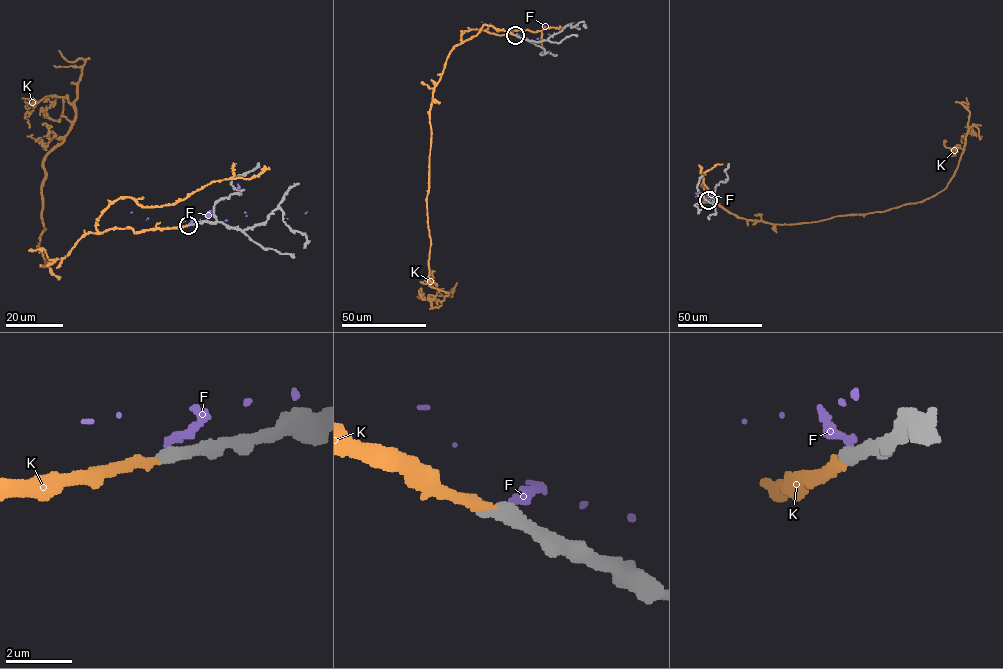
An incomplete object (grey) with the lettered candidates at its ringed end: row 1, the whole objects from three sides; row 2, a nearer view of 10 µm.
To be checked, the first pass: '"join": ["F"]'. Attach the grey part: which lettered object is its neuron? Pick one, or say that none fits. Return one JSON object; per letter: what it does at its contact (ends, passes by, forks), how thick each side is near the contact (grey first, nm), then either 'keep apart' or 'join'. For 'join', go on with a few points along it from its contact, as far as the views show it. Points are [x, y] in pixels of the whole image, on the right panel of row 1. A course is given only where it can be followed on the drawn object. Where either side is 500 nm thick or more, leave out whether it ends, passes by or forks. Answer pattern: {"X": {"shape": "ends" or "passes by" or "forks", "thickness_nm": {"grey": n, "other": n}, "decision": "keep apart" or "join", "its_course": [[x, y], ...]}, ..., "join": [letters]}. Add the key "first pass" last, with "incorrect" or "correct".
{"F": {"thickness_nm": {"grey": 500, "other": 260}, "decision": "keep apart"}, "K": {"shape": "ends", "thickness_nm": {"grey": 440, "other": 280}, "decision": "join", "its_course": [[708, 200], [698, 204], [775, 224], [919, 202], [946, 187], [974, 125], [980, 139], [967, 127]]}, "join": ["K"], "first pass": "incorrect"}

